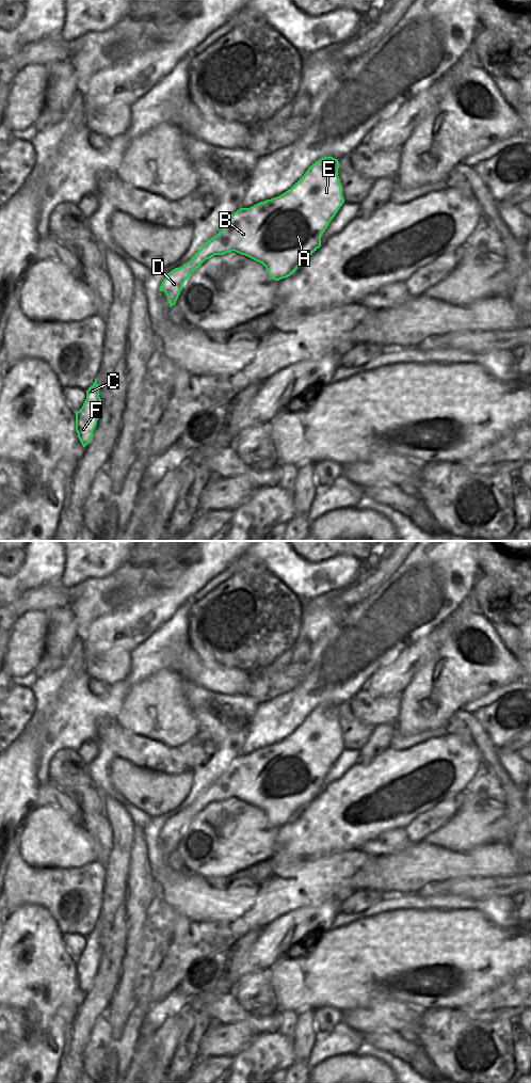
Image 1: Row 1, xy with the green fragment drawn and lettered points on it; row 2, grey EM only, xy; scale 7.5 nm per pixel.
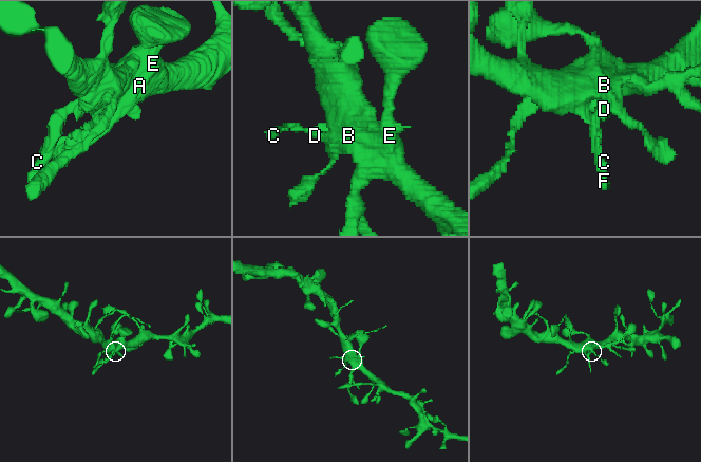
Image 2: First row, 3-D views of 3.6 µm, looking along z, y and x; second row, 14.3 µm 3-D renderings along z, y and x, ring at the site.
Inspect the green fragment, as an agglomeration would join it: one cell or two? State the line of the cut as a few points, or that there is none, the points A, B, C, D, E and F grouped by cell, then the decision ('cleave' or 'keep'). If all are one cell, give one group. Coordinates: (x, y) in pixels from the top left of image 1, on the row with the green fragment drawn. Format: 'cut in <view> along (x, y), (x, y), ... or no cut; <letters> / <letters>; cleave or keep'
cut in xy along (199, 250), (204, 255), (214, 254); A B E / C D F; cleave

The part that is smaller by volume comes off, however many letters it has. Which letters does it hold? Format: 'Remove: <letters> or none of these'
Remove: C, D, F

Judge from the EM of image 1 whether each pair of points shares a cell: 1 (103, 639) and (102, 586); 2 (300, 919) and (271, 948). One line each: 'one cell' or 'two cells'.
1: two cells
2: one cell

